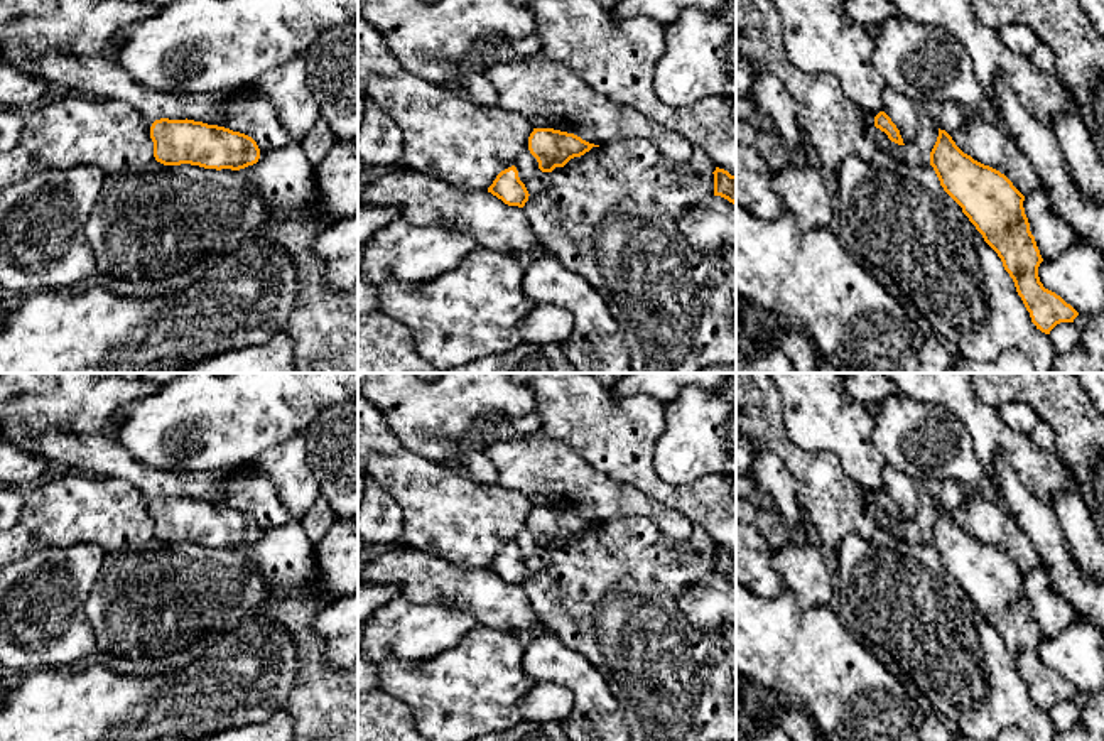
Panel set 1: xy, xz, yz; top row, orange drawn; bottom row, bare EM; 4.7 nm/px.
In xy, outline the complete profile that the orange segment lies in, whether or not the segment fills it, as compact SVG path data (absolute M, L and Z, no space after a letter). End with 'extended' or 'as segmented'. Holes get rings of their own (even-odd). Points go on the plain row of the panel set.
M155 498L150 505L154 535L164 544L191 542L240 549L260 537L257 520L240 510L194 498Z | as segmented

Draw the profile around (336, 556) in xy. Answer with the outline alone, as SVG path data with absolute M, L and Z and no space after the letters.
M358 518L336 520L314 545L316 565L336 601L358 592Z

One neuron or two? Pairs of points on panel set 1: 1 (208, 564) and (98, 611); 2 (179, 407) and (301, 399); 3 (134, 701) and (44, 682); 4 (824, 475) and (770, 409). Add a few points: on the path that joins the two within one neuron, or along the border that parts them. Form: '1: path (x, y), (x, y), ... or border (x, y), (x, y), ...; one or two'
1: path (181, 591), (137, 608), (125, 608); one
2: path (210, 407), (270, 404); one
3: path (112, 701), (66, 701); one
4: path (806, 466), (770, 432), (770, 427); one

